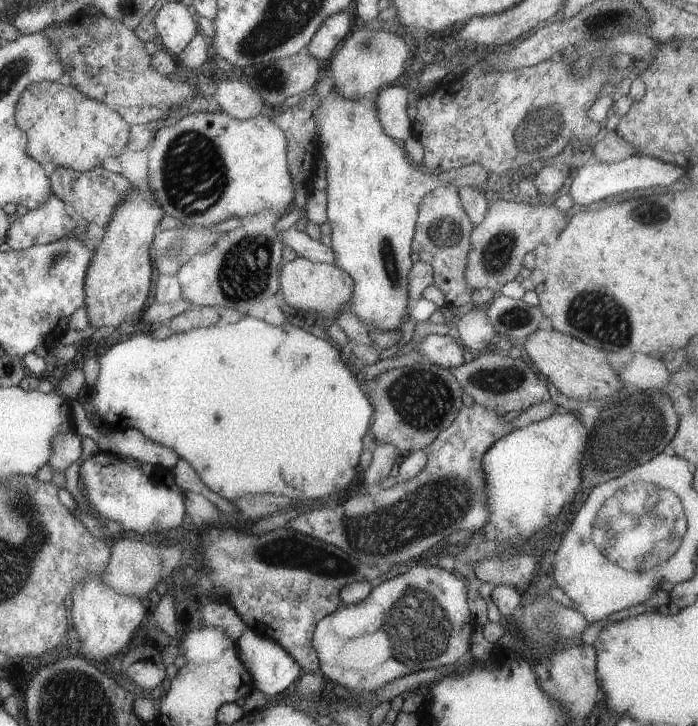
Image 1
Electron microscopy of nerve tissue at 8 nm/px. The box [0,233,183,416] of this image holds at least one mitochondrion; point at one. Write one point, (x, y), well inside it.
(55, 258)

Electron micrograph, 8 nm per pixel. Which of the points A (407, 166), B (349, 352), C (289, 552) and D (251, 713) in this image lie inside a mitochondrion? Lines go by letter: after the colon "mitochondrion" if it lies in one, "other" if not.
A: other
B: other
C: mitochondrion
D: other

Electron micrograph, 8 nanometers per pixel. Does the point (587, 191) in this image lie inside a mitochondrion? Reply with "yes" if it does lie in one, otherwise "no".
no

